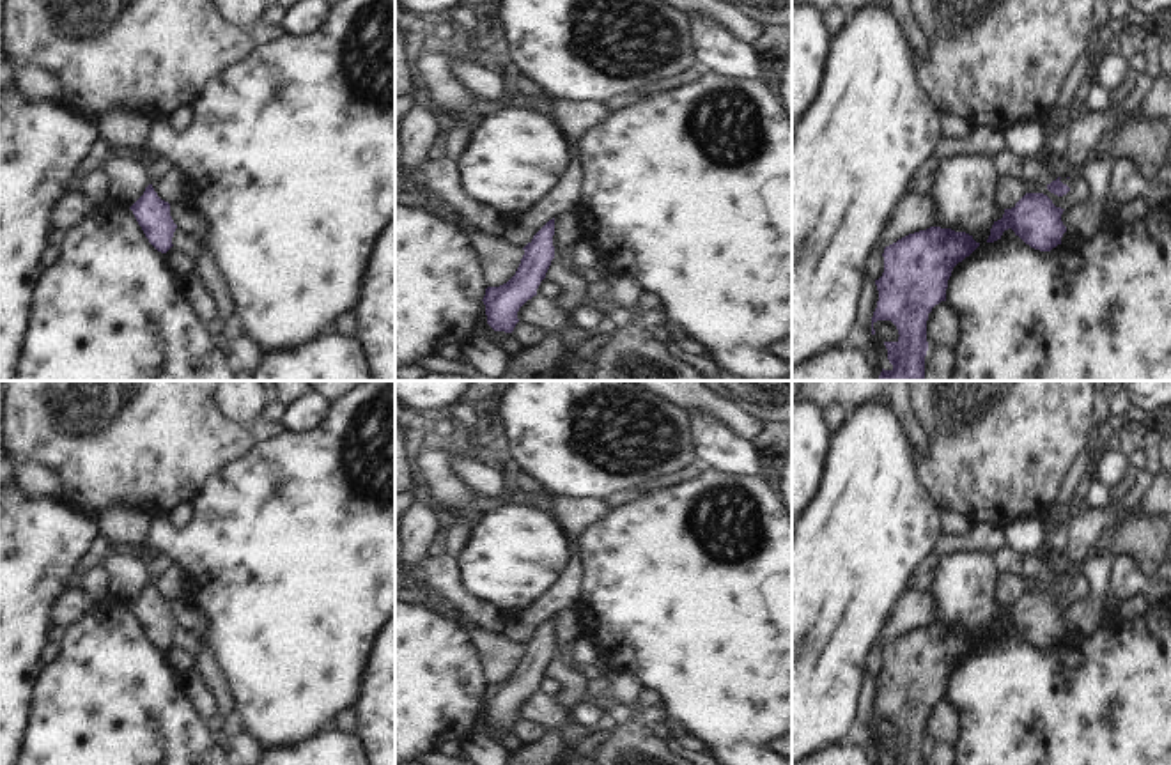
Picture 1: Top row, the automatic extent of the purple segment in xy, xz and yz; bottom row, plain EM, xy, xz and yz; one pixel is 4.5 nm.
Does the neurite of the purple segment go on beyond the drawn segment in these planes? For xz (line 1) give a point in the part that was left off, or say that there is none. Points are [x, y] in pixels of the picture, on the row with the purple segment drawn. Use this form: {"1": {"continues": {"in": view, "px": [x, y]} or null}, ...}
{"1": {"continues": null}}

